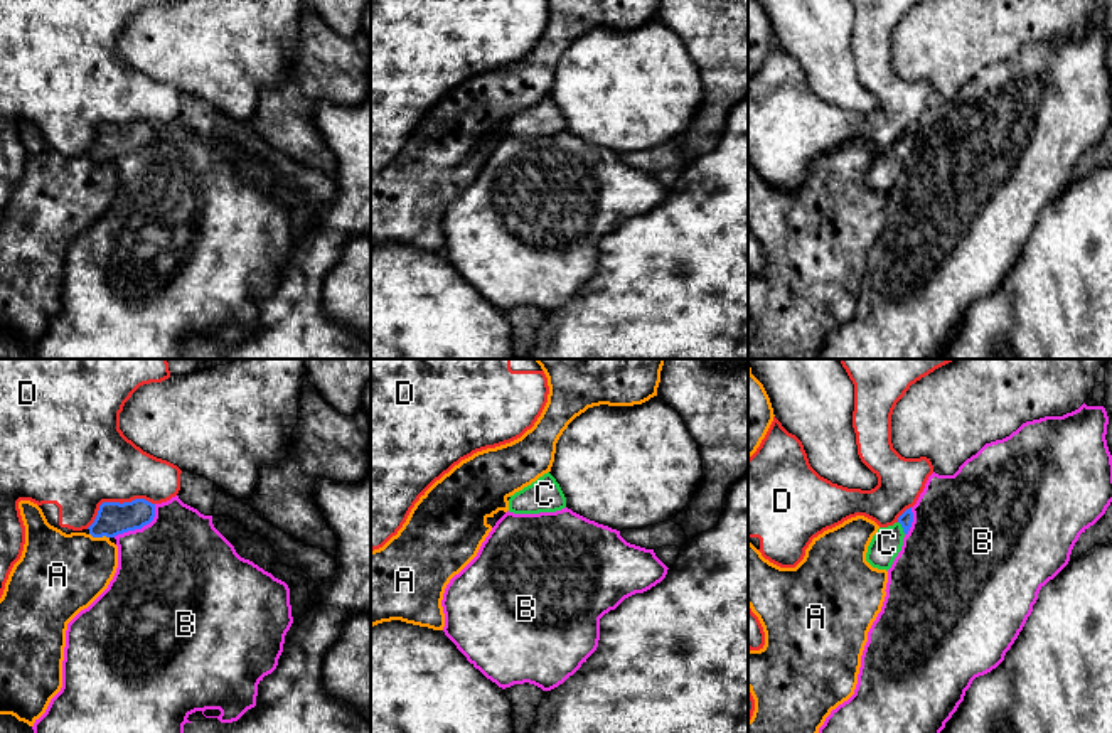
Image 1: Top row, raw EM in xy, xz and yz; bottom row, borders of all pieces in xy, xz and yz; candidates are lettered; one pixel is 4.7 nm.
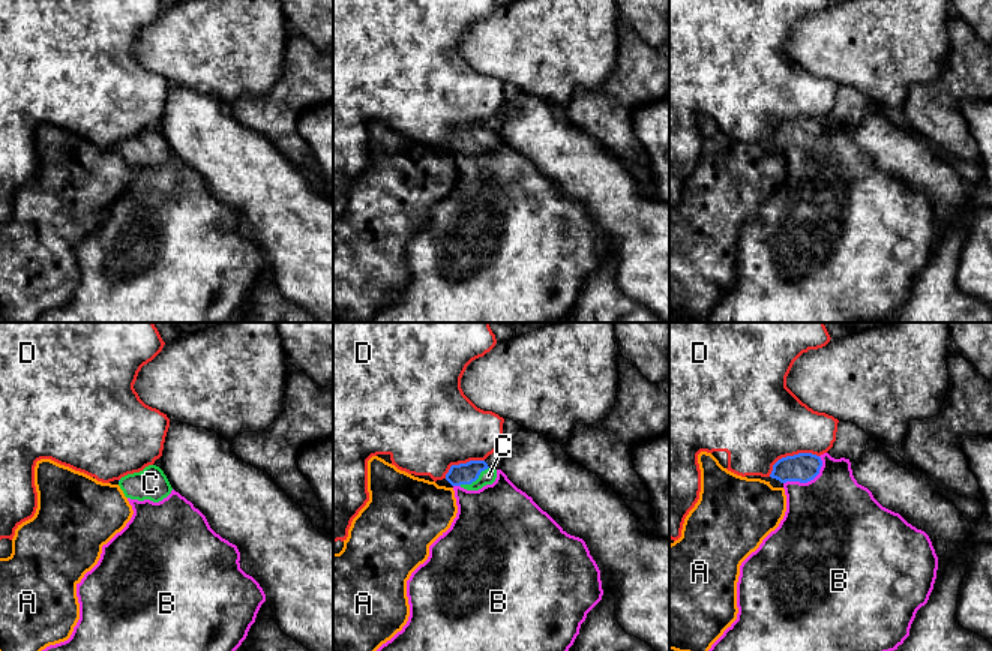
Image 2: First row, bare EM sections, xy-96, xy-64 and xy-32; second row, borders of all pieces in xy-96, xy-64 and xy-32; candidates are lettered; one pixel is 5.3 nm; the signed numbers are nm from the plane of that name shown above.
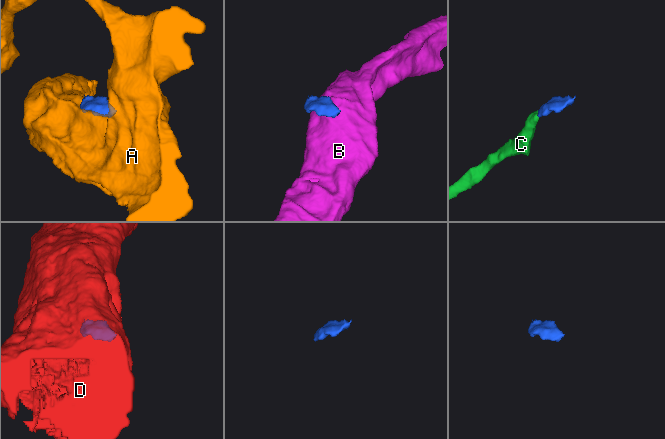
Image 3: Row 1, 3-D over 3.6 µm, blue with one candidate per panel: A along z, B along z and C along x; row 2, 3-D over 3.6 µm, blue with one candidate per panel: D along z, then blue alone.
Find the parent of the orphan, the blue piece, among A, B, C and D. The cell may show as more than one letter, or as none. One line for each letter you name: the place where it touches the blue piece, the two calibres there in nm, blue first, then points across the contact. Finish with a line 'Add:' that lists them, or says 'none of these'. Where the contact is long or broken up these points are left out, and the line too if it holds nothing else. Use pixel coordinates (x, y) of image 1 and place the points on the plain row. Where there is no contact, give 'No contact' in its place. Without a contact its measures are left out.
C: Touches blue at yz (902, 149). Thickness 70 nm (blue) against 150 nm. Path across: yz (905, 142), (902, 149), (887, 165)
Add: C

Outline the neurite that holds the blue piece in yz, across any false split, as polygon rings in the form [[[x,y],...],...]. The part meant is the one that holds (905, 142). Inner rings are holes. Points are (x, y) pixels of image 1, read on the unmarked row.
[[[910,130],[893,148],[879,150],[868,169],[866,184],[873,190],[888,194],[901,174],[903,160],[908,157],[912,145],[913,135]]]

